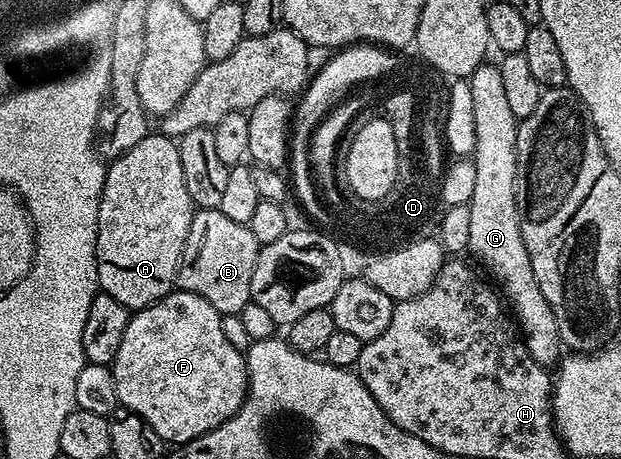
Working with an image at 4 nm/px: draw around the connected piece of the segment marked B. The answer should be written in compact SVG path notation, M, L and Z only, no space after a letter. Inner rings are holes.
M217 209L195 210L180 257L177 290L204 297L221 316L241 315L244 305L252 302L252 269L256 269L259 250L260 244L247 224L232 221Z

